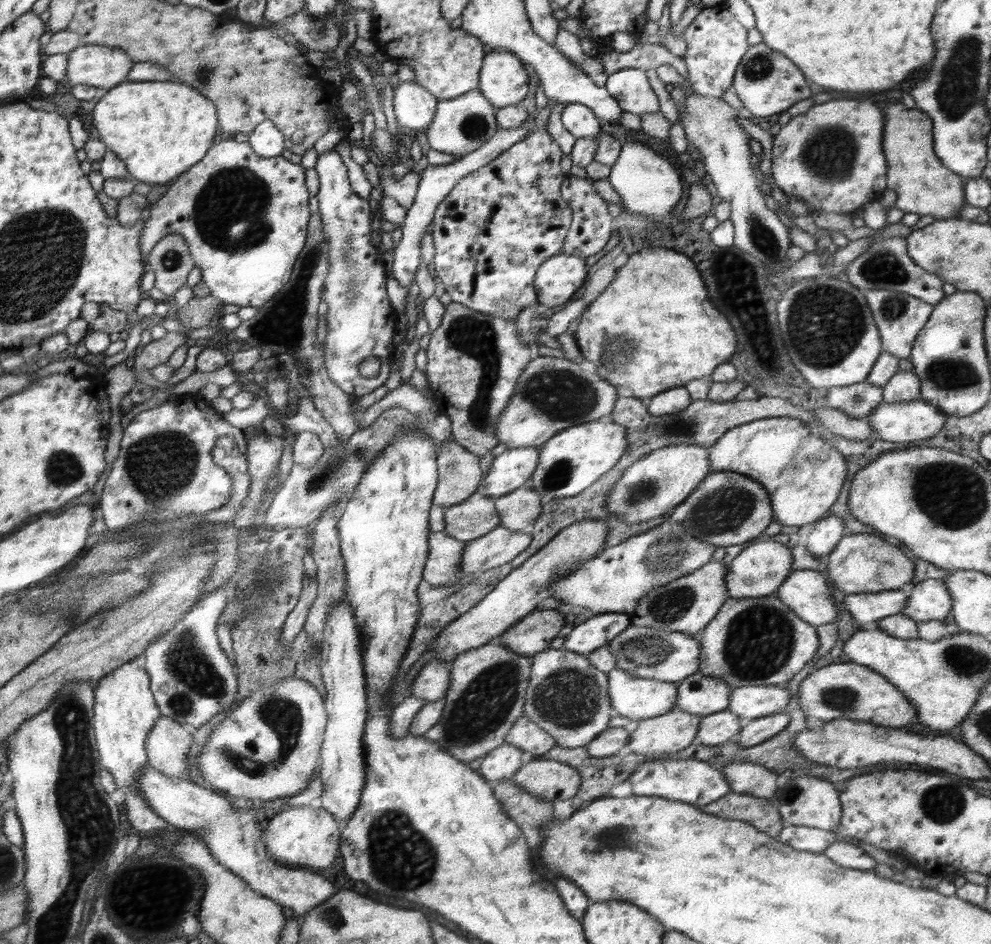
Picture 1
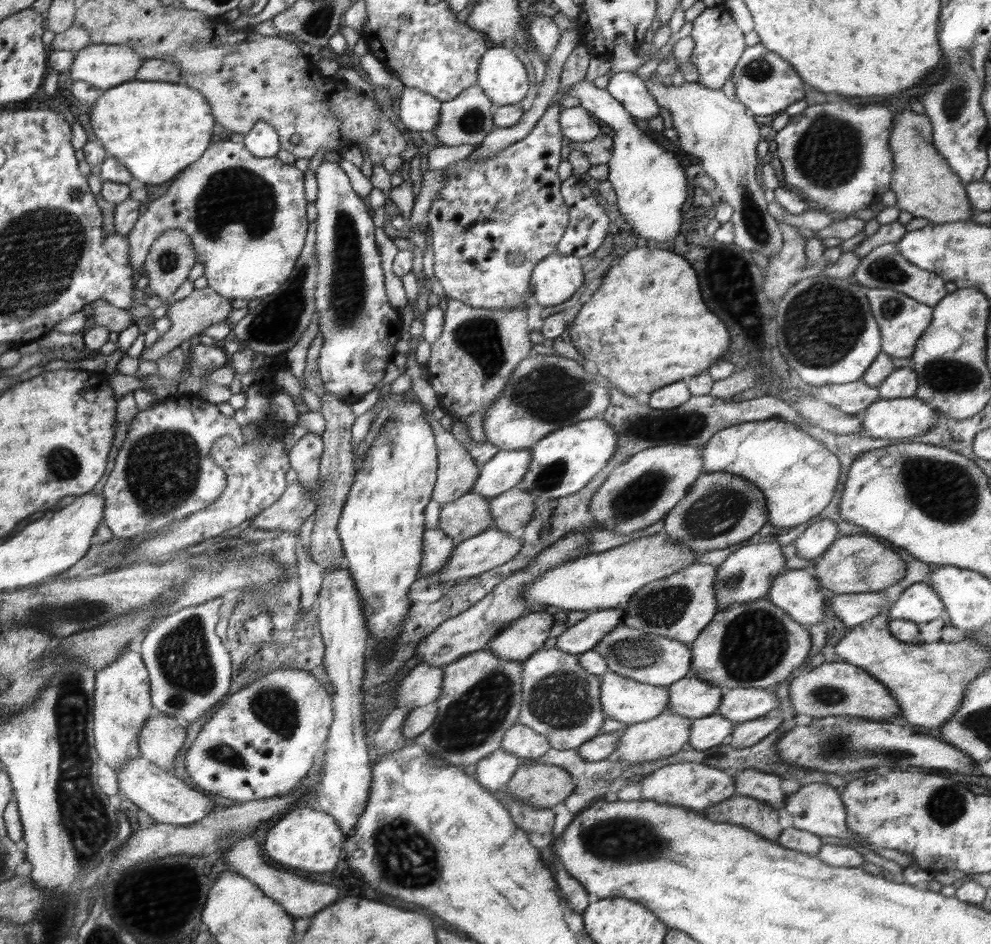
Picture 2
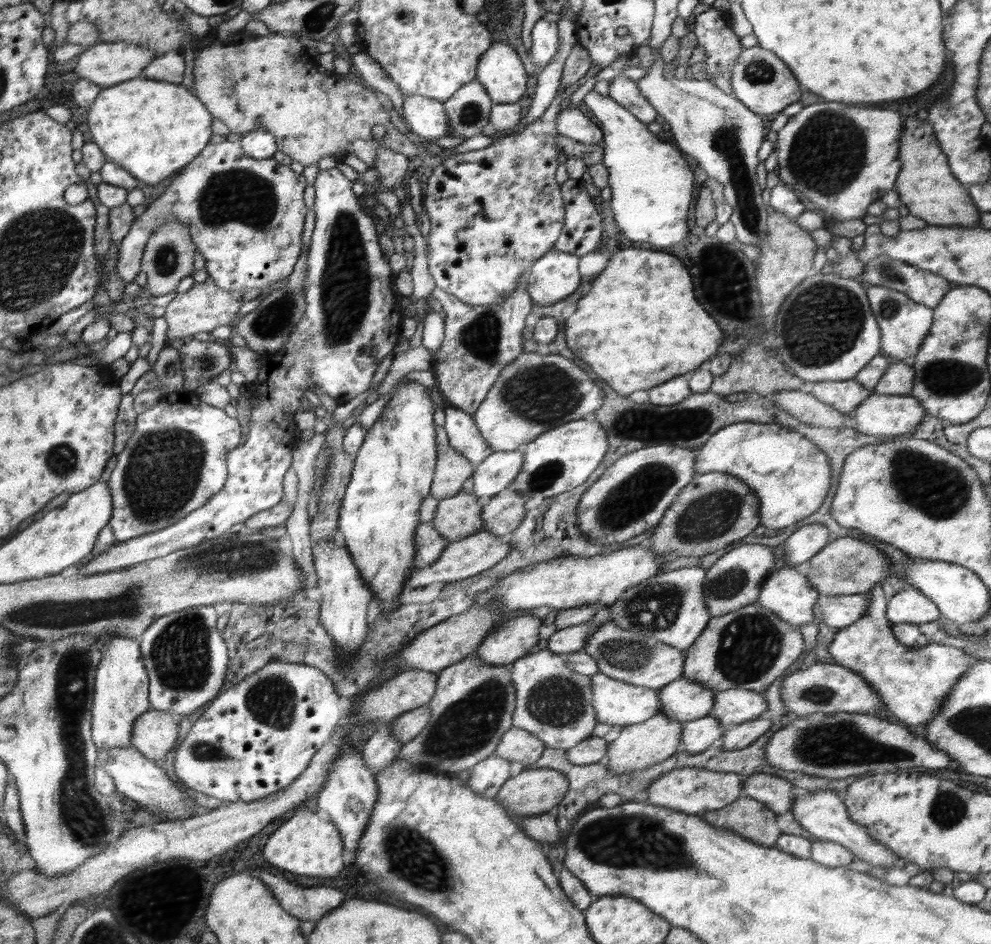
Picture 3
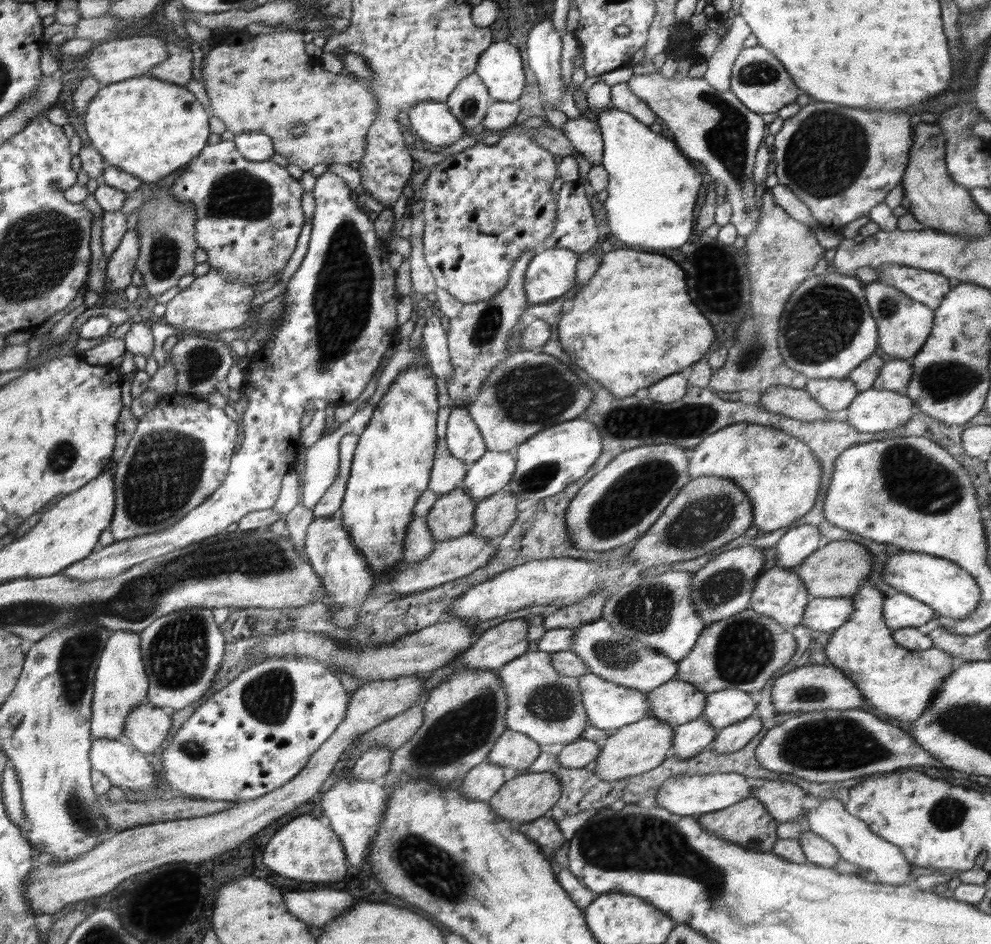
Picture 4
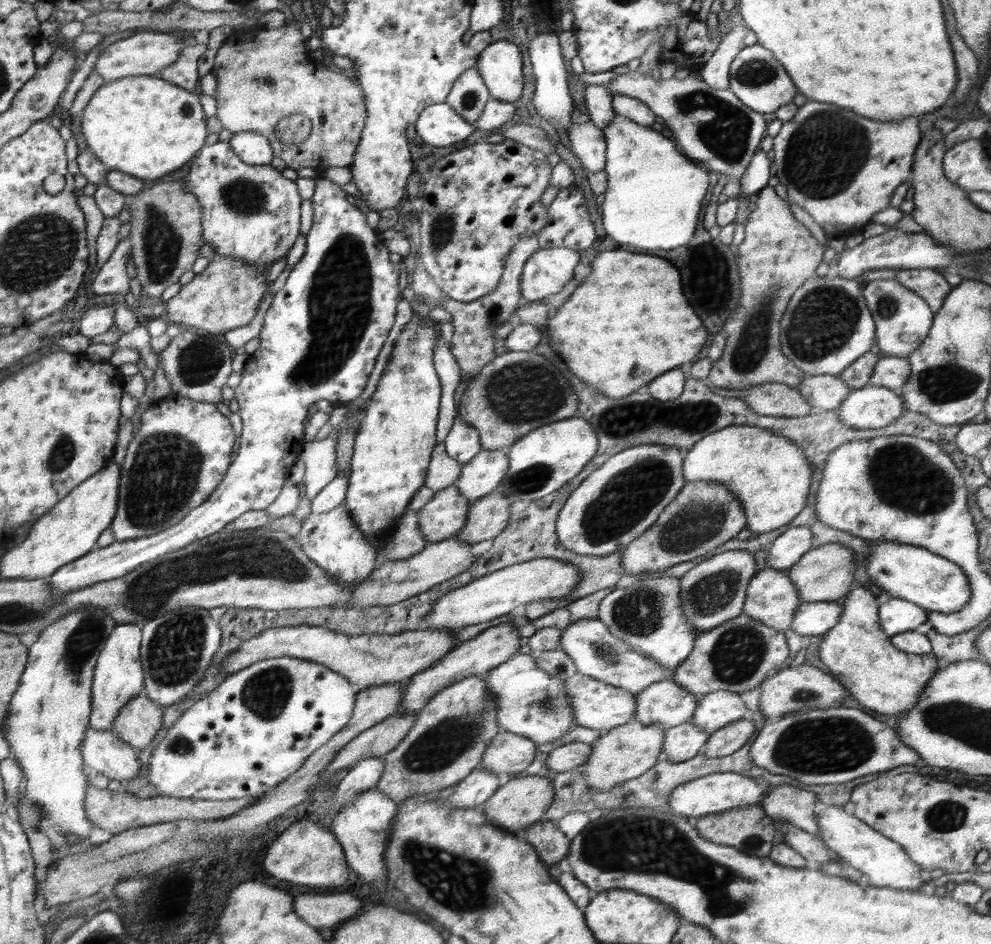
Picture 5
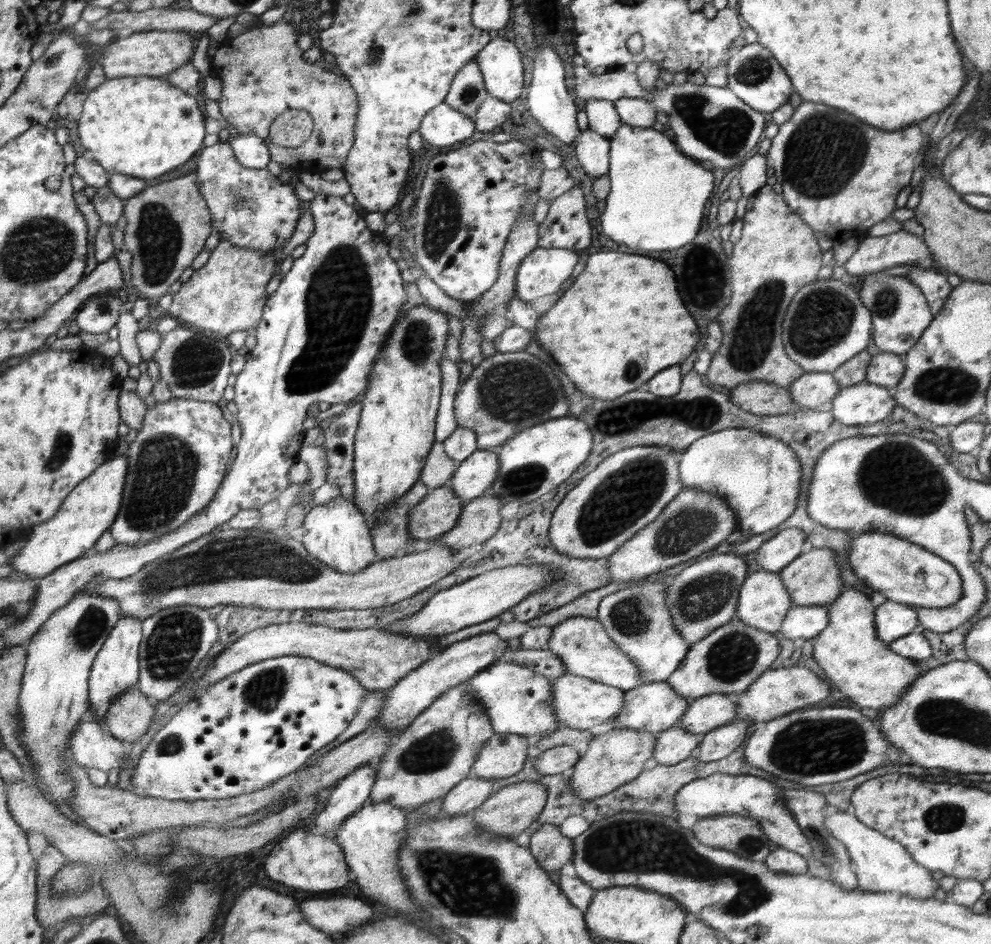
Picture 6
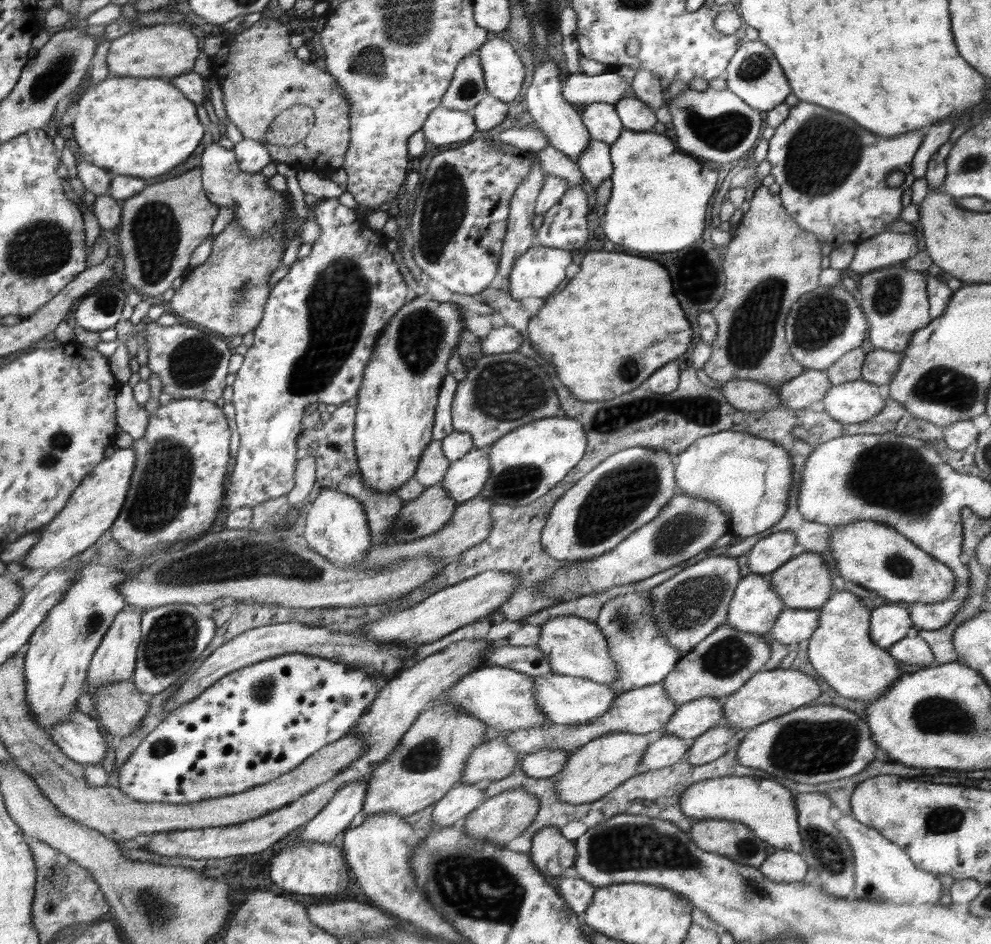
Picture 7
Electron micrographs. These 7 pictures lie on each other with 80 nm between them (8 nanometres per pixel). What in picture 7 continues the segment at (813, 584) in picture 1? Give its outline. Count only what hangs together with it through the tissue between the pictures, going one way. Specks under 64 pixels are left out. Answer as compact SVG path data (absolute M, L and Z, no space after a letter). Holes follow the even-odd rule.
M749 573L737 584L724 625L764 636L773 630L777 618L785 609L770 578Z

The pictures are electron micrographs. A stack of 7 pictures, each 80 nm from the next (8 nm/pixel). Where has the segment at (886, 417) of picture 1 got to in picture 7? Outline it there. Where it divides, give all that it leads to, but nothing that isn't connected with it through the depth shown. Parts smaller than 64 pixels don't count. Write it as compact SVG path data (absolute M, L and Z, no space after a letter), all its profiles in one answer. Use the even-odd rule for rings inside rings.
M860 378L838 386L831 385L821 403L833 420L854 424L874 419L886 406L887 399L882 398L879 384Z

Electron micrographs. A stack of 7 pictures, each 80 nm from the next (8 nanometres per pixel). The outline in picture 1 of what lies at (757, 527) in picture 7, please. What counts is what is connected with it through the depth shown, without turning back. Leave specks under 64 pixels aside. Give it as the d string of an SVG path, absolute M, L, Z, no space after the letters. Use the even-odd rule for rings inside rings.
M794 418L761 419L742 424L725 432L709 448L712 472L739 472L758 481L772 498L773 516L784 526L798 526L804 530L823 518L826 511L837 501L847 480L845 456L826 439L811 432L808 426Z

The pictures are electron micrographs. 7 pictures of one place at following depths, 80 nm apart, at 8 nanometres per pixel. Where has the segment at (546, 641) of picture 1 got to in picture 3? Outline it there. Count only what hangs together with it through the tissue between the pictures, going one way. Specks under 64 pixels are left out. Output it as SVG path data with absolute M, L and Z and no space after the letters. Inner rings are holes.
M532 615L514 617L486 635L474 654L489 665L510 665L535 650L540 640L540 626L543 626L541 618Z

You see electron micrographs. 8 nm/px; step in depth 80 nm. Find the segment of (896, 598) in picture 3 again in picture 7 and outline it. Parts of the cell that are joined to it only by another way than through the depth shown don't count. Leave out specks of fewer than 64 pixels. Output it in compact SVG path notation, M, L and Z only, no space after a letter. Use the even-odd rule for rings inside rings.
M884 603L872 610L870 617L870 636L880 648L888 650L890 646L902 640L913 626L910 611L902 603Z

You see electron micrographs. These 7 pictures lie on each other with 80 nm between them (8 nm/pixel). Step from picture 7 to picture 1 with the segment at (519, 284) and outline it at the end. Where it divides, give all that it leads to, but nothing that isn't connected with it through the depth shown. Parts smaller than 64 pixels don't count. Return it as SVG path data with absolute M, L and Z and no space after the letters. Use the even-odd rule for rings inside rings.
M558 253L538 267L534 280L540 302L547 308L564 305L586 280L584 259Z

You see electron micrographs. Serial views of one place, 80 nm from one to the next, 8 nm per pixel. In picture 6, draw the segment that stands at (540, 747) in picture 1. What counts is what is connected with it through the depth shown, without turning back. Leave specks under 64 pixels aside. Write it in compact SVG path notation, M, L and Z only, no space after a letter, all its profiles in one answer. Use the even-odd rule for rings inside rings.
M494 734L478 753L469 776L494 780L516 775L528 765L526 751L530 742L522 735Z

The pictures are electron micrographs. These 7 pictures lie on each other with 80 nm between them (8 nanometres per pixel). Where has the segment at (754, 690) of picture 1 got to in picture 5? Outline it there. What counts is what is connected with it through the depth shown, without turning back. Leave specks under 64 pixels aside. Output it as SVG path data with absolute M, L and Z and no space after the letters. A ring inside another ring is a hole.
M714 691L699 698L690 722L711 735L719 728L748 717L750 711L751 708L742 701L739 693Z

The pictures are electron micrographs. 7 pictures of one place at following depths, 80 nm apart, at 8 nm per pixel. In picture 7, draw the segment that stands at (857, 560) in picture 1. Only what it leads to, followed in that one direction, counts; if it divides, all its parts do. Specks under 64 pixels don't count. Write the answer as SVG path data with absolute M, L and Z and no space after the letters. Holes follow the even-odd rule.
M816 552L795 555L768 577L781 596L786 609L819 609L824 603L828 602L831 597L830 594L832 594L830 568L826 566L826 560Z

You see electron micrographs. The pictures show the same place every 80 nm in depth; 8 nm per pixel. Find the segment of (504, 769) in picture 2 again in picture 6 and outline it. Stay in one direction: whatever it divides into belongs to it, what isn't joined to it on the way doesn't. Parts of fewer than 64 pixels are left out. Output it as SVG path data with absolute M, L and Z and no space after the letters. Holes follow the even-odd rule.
M472 778L462 780L452 791L449 791L443 803L439 806L442 810L441 816L444 818L454 818L474 811L489 799L492 791L493 780L484 778Z

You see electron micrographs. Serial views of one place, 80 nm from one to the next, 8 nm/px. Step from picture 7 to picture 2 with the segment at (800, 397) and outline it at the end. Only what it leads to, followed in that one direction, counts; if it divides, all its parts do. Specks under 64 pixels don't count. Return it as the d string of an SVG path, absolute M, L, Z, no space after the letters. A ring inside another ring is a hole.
M862 379L846 384L825 384L814 388L812 393L820 401L848 415L866 411L879 399L879 388L868 386Z

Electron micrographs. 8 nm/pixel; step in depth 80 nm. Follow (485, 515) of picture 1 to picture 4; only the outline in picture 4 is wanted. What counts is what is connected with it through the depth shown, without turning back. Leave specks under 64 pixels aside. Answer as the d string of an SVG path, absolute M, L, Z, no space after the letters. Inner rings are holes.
M458 486L449 494L439 496L425 519L435 540L446 541L473 530L476 508L473 498Z

